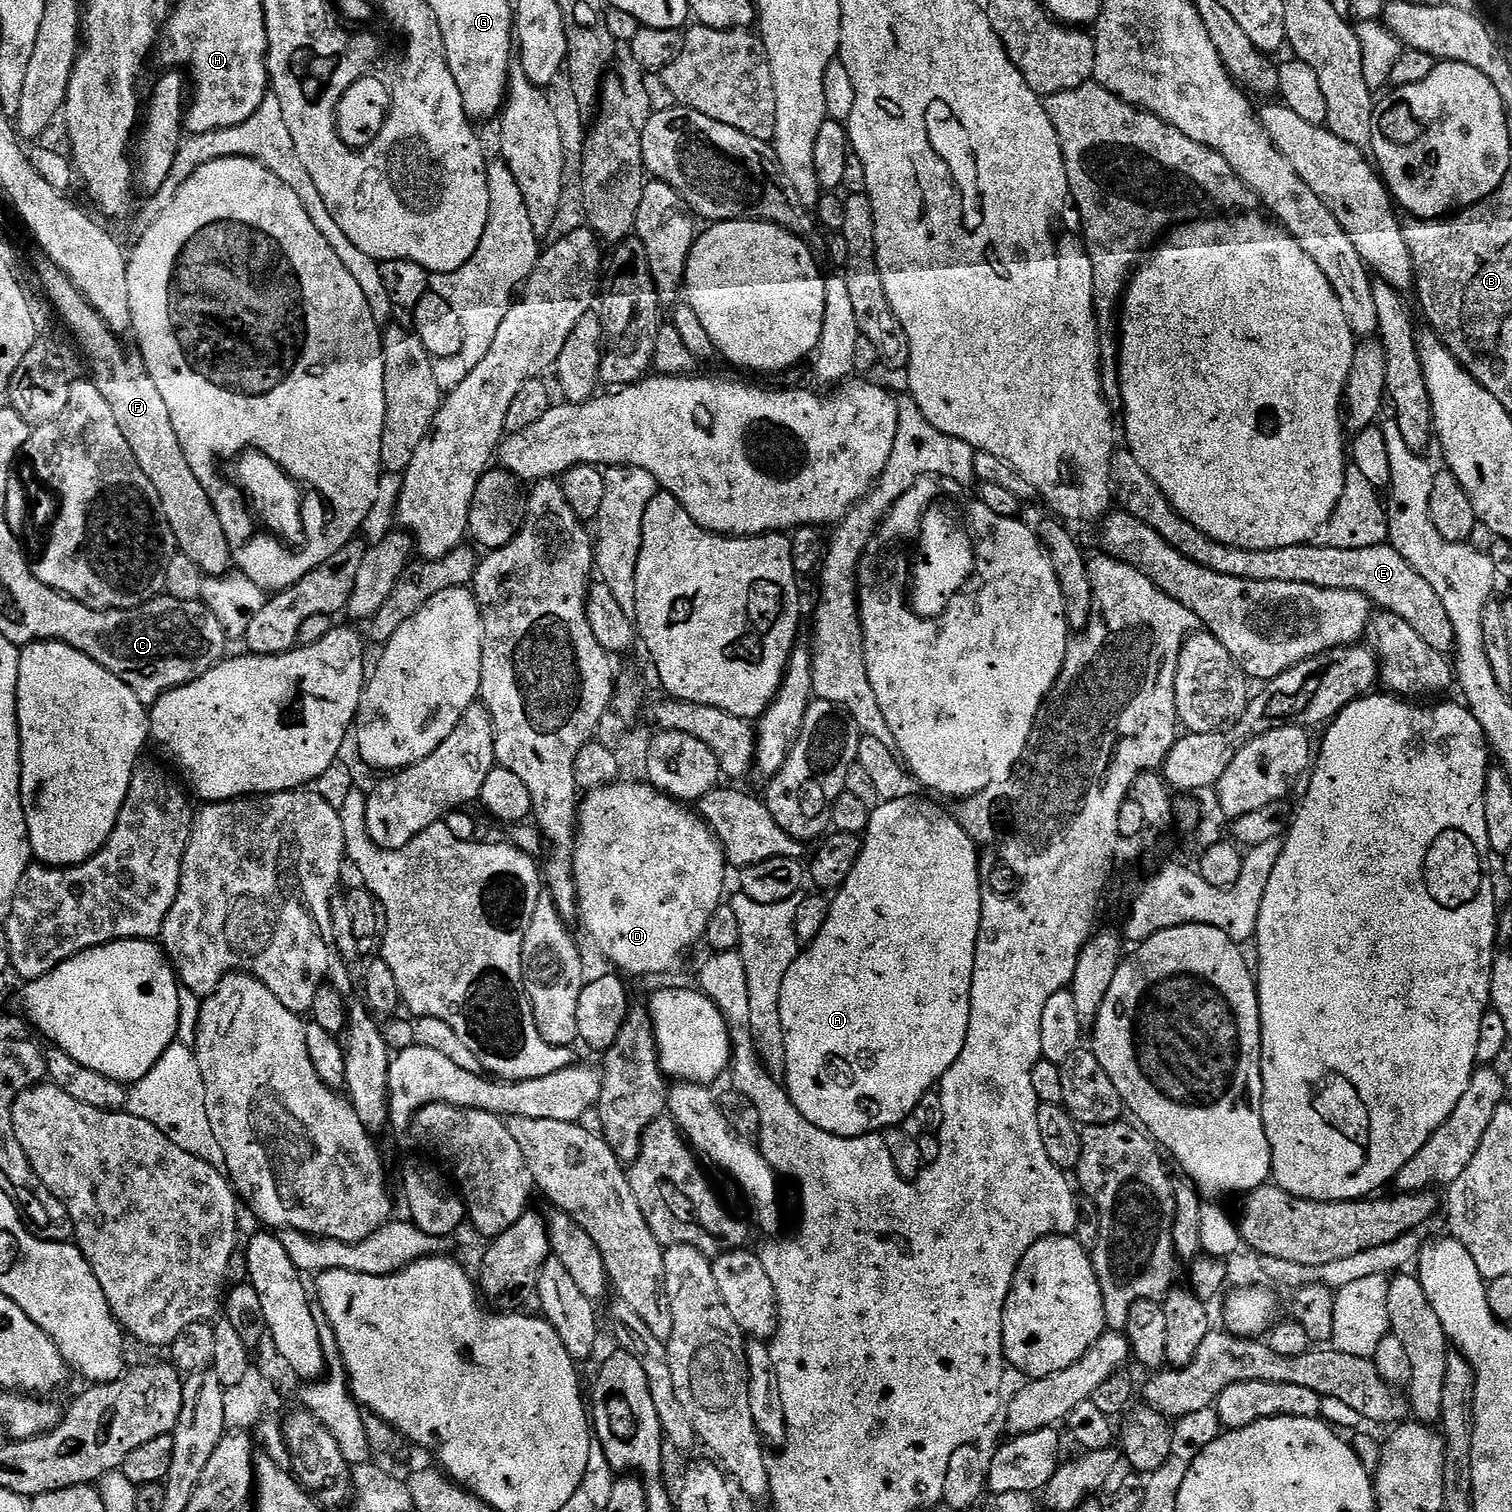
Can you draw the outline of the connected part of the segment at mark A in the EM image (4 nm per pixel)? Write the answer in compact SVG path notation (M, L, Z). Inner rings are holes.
M905 798L903 800L886 800L877 803L871 809L868 817L868 831L863 833L862 847L850 874L846 878L844 885L835 889L828 905L828 917L826 926L814 938L812 943L801 951L800 955L790 966L786 974L786 982L782 982L782 998L780 999L780 1018L782 1020L782 1030L784 1031L784 1070L786 1073L786 1087L788 1096L794 1102L794 1106L806 1119L814 1126L818 1126L824 1132L829 1132L835 1136L867 1136L869 1134L880 1134L885 1130L903 1125L904 1121L911 1117L912 1111L918 1105L923 1095L933 1091L937 1087L936 1083L943 1081L948 1075L950 1066L958 1062L958 1054L962 1054L962 1046L966 1046L966 1034L970 1020L970 994L972 993L972 979L974 978L974 958L976 957L976 939L980 933L980 911L982 902L980 901L980 857L978 855L978 845L968 837L966 830L961 826L959 819L948 812L943 812L936 804L931 804L928 800L921 798Z

